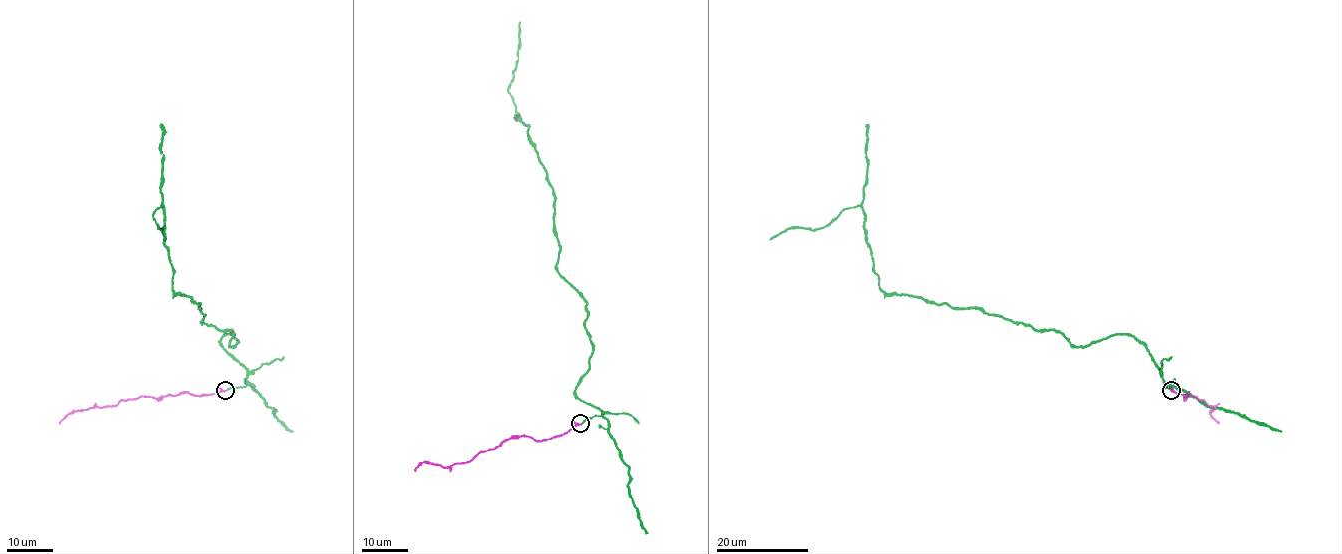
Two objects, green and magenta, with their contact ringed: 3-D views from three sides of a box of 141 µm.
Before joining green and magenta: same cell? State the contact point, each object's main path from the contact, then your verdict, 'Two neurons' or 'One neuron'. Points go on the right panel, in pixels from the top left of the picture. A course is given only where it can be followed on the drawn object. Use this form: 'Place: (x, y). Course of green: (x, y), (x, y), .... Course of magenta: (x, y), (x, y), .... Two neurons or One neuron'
Place: (1171, 390). Course of green: (1172, 390), (1126, 335), (1073, 345), (1060, 332), (974, 308), (886, 293), (858, 206), (815, 230), (770, 239). Course of magenta: (1172, 390), (1186, 396), (1188, 392), (1183, 396), (1186, 398), (1197, 398), (1214, 408), (1210, 413), (1219, 423). One neuron

